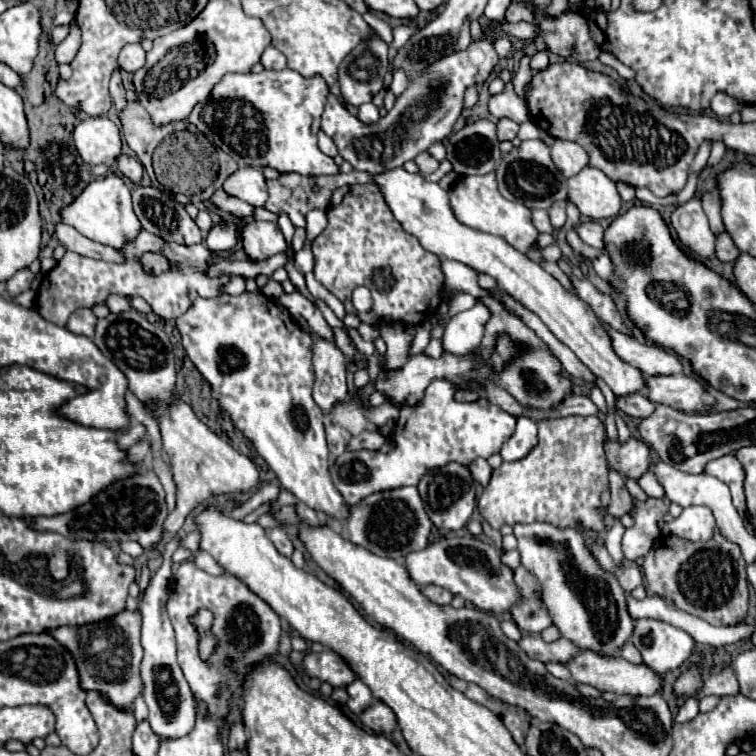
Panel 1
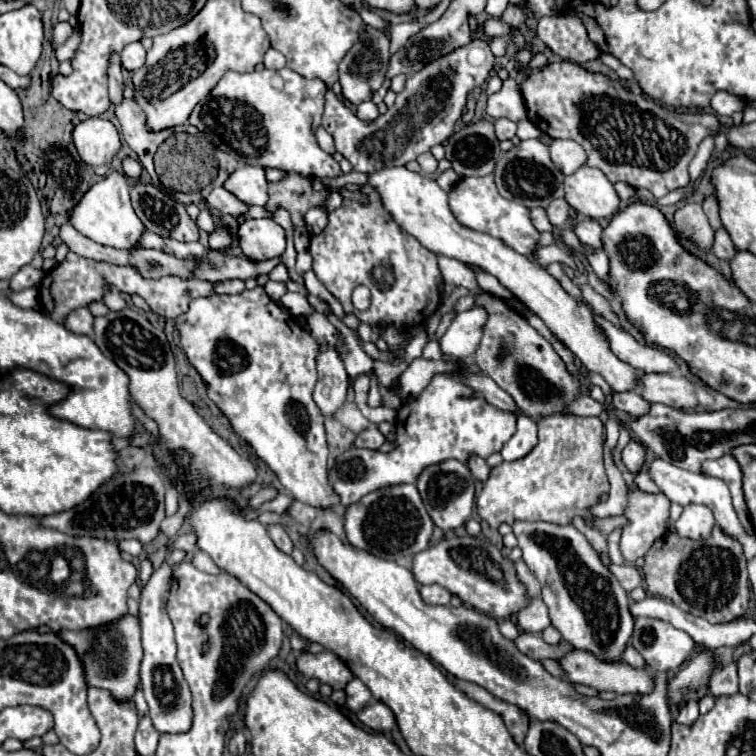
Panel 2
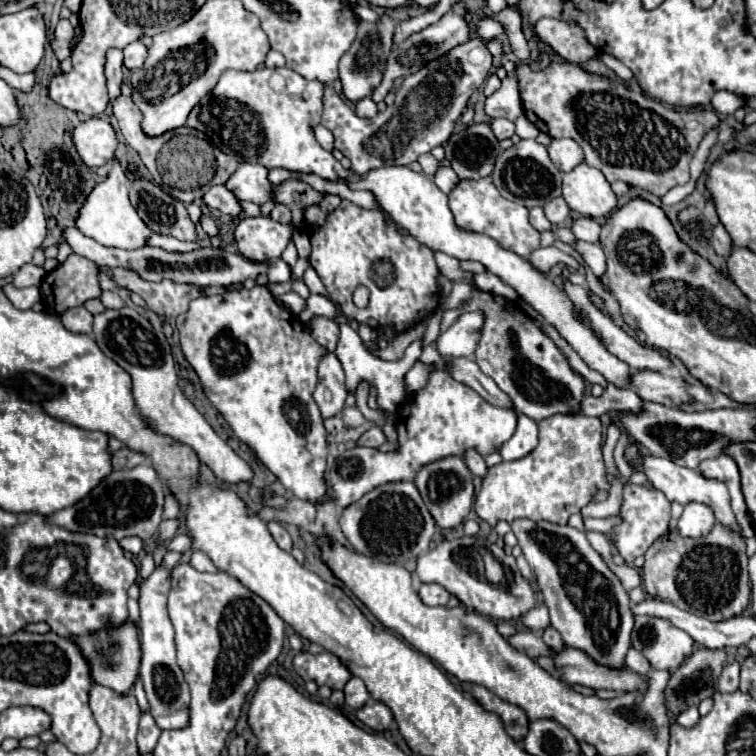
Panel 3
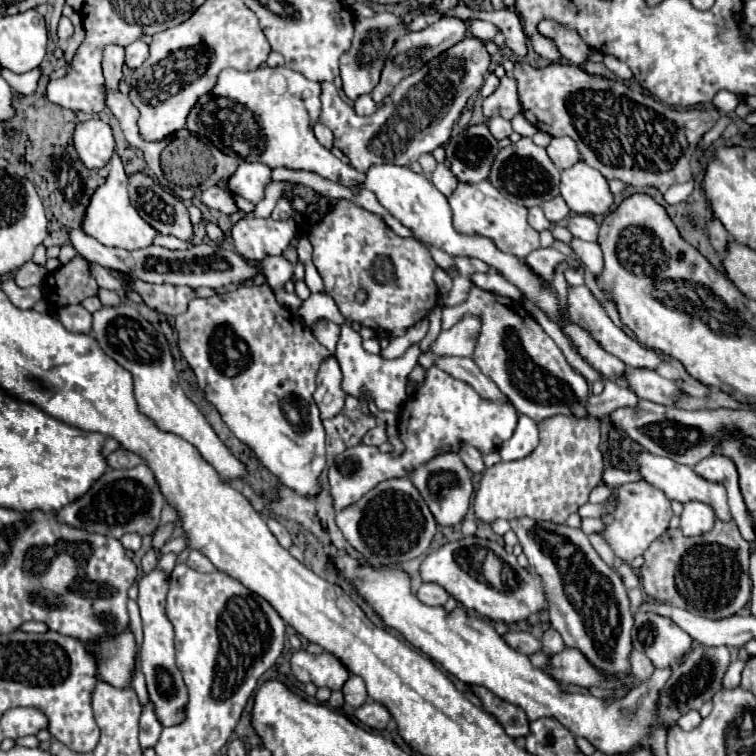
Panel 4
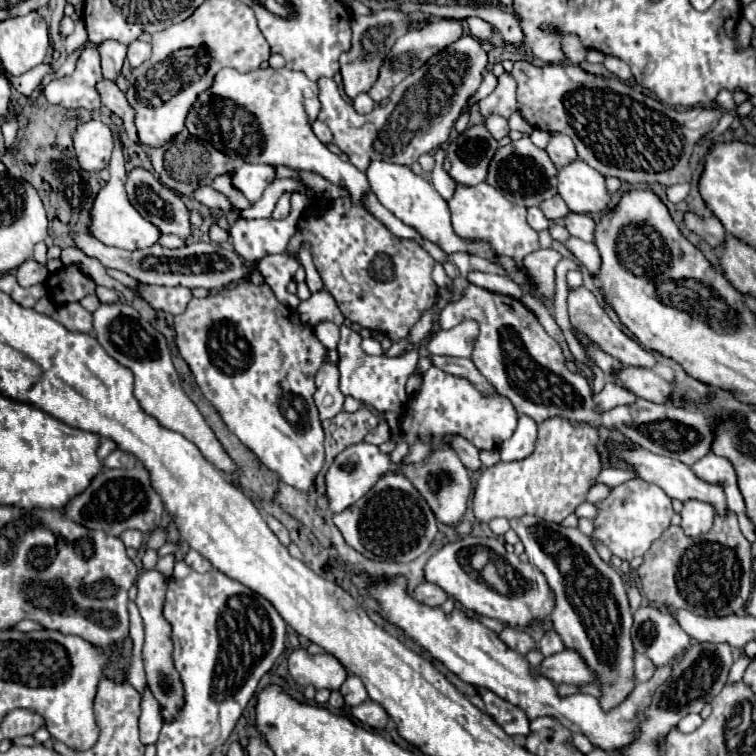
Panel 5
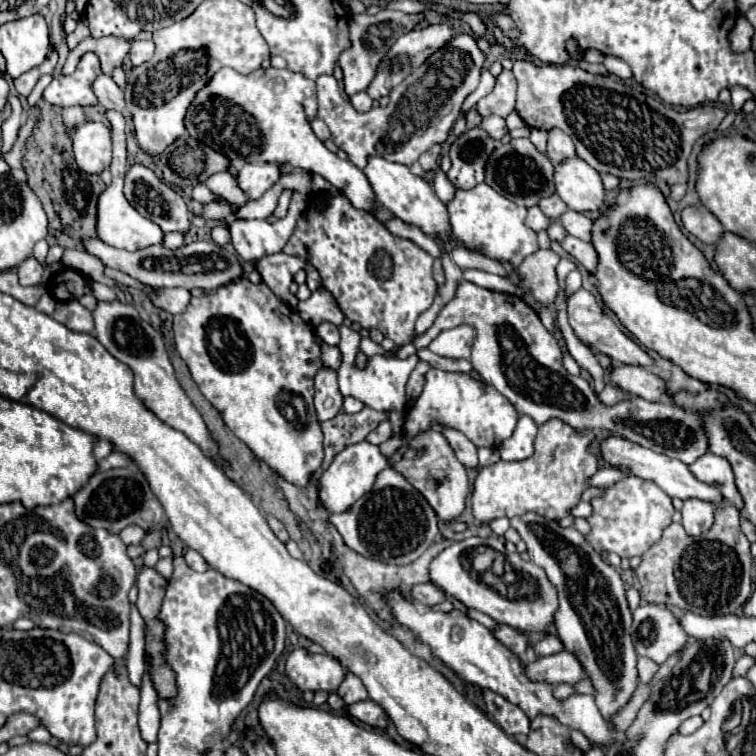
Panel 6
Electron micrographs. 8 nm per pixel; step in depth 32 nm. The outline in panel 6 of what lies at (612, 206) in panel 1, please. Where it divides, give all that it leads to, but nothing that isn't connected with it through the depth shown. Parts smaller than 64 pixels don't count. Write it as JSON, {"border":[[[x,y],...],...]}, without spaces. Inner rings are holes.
{"border":[[[578,156],[556,164],[554,182],[558,196],[574,212],[594,212],[604,204],[606,190],[600,174]]]}

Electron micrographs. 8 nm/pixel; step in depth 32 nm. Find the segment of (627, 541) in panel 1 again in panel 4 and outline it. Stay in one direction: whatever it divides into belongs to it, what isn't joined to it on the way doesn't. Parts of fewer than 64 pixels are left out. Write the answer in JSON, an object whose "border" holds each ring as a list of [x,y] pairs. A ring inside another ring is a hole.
{"border":[[[632,482],[618,488],[618,506],[612,514],[602,518],[608,524],[608,528],[600,534],[612,546],[618,558],[632,564],[636,556],[642,556],[648,550],[648,546],[668,530],[670,518],[672,518],[670,500],[662,490],[654,488],[648,482]]]}

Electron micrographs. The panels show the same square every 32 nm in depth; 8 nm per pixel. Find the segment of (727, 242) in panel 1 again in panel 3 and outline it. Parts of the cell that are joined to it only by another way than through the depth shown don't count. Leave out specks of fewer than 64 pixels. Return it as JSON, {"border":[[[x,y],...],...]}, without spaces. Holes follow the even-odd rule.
{"border":[[[722,224],[712,228],[712,242],[710,244],[712,244],[712,248],[714,248],[714,252],[718,256],[728,258],[730,252],[732,252],[732,240],[730,240],[730,236],[728,236],[728,232],[726,232],[726,228]]]}

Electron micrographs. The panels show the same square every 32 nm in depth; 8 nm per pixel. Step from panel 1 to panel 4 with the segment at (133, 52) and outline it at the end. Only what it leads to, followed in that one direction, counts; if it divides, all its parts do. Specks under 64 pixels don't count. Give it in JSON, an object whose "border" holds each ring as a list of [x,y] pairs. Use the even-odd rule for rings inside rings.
{"border":[[[136,40],[126,46],[126,66],[128,68],[140,68],[144,60],[148,58],[148,46],[142,40]]]}

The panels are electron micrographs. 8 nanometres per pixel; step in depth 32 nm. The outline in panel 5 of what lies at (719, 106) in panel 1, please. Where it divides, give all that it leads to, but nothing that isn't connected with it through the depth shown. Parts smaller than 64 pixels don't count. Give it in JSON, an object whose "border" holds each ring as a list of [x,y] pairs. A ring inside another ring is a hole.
{"border":[[[722,90],[718,96],[716,96],[716,104],[722,108],[722,110],[734,110],[736,108],[736,102],[734,102],[734,98],[732,98],[732,92],[728,92],[728,90]]]}

